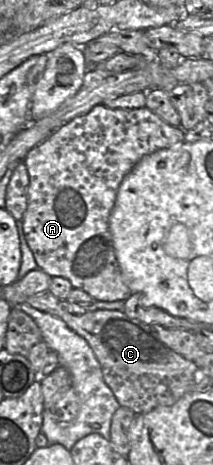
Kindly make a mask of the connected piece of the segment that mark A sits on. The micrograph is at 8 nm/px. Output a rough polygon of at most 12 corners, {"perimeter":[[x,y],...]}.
{"perimeter":[[97,105],[32,148],[37,269],[126,300],[109,228],[144,156],[185,142]]}

